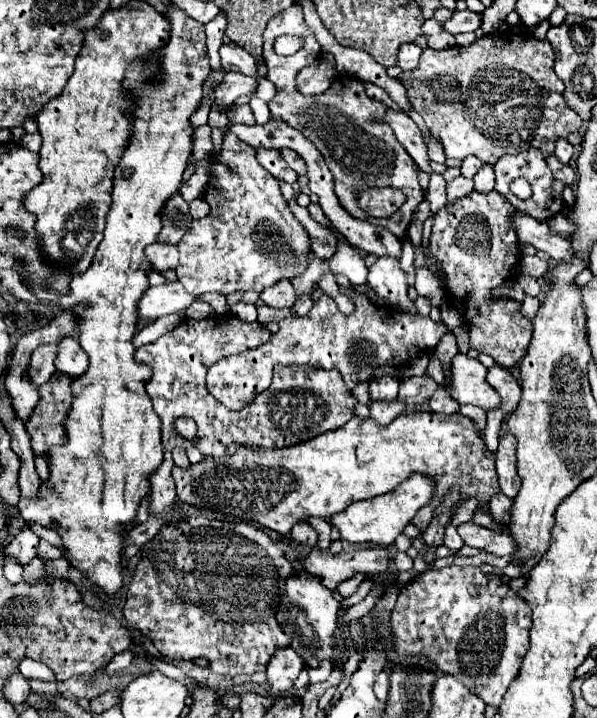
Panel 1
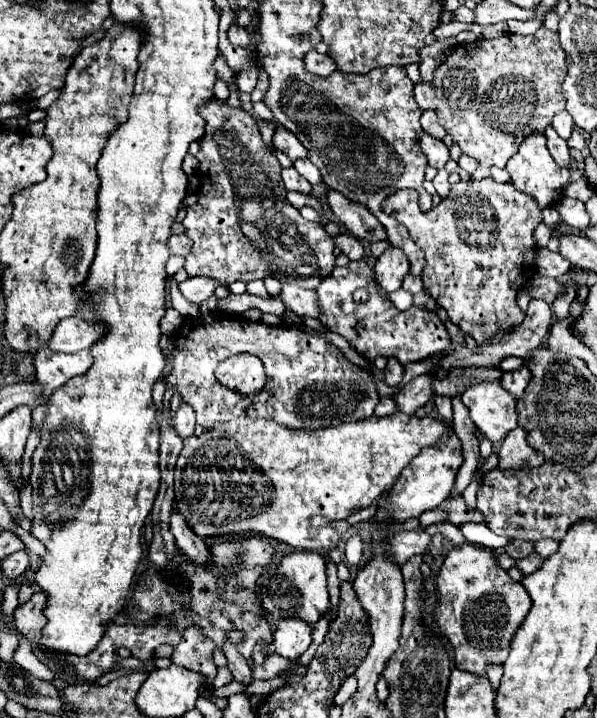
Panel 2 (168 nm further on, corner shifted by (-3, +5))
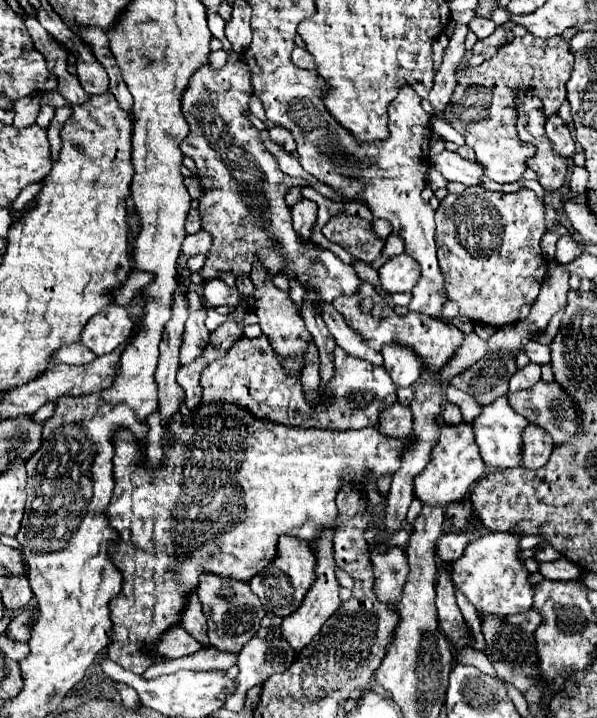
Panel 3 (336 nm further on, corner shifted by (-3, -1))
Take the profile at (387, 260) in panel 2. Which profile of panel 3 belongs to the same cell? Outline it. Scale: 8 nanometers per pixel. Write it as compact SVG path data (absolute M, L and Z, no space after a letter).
M400 254L400 256L392 256L378 270L378 274L380 274L384 292L388 292L388 294L410 292L420 280L420 264L412 256Z

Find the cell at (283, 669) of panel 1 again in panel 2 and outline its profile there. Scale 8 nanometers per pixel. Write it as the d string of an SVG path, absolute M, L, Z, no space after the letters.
M276 622L274 630L274 646L280 656L294 662L298 660L310 646L312 630L304 626L304 622Z

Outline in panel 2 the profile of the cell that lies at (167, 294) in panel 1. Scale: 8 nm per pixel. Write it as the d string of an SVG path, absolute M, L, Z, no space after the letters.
M188 278L182 284L178 284L178 288L186 300L194 304L202 304L214 294L216 282L212 282L212 278Z

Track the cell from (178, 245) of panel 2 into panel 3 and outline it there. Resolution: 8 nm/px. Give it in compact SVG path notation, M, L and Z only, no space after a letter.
M200 230L200 232L184 238L182 250L186 256L194 256L194 254L206 254L210 250L210 246L212 246L212 236L206 230Z

